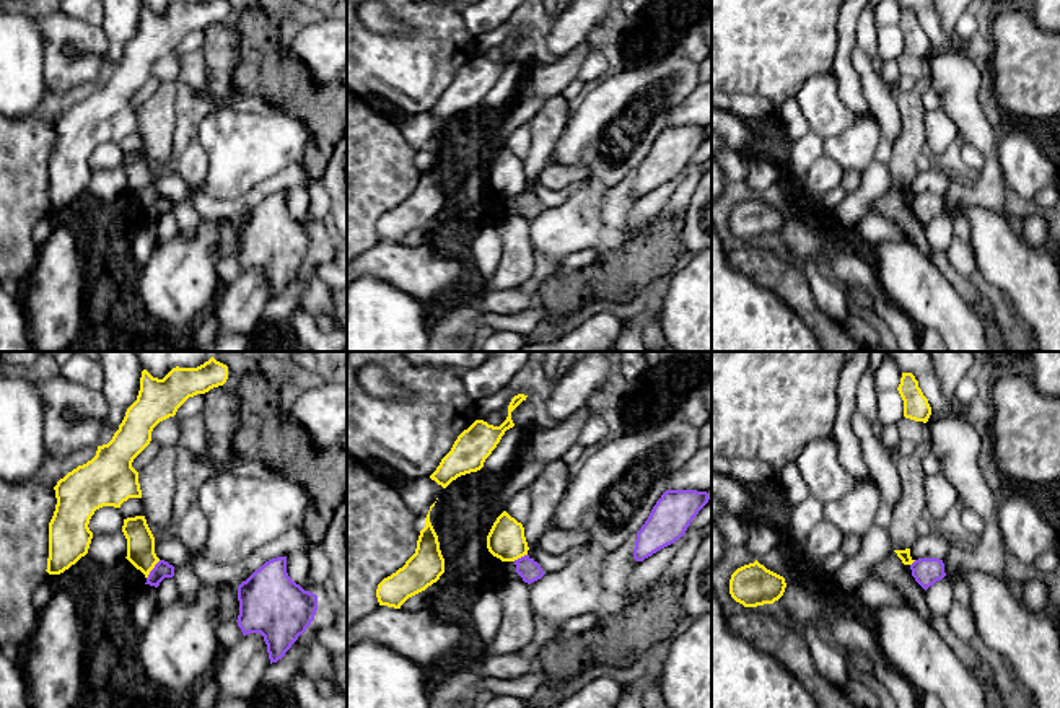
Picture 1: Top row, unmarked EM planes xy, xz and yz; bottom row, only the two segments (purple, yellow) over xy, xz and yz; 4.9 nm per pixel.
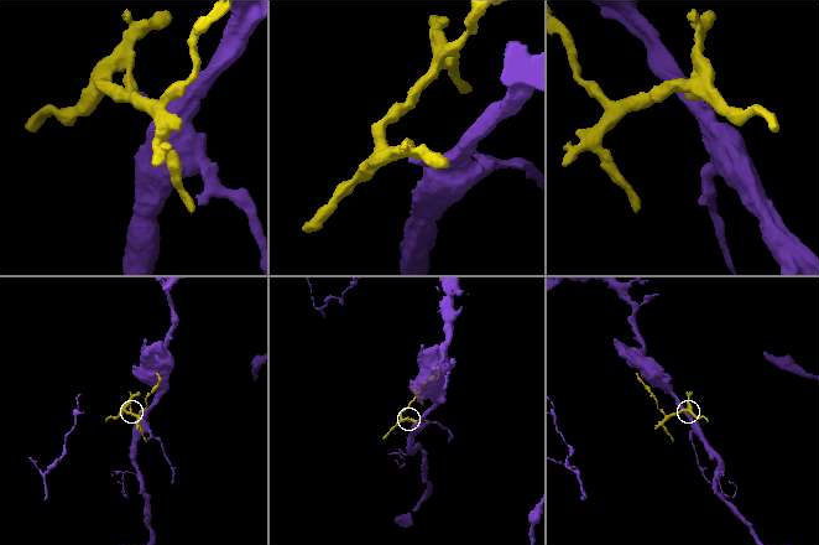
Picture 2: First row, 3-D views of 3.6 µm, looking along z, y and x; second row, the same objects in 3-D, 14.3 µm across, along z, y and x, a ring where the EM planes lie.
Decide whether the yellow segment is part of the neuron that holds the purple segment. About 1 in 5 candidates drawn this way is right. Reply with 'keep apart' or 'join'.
keep apart

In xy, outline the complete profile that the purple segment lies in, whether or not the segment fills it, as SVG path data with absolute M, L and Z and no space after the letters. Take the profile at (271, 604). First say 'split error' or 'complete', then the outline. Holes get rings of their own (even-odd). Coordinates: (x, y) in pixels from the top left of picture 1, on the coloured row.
complete | M287 557L265 562L238 586L239 615L238 627L243 635L261 633L267 645L270 664L285 656L291 645L314 620L318 596L304 591L287 573Z

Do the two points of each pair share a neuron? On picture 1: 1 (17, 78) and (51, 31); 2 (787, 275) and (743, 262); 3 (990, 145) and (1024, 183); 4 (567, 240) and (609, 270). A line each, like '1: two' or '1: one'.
1: two
2: one
3: two
4: two

